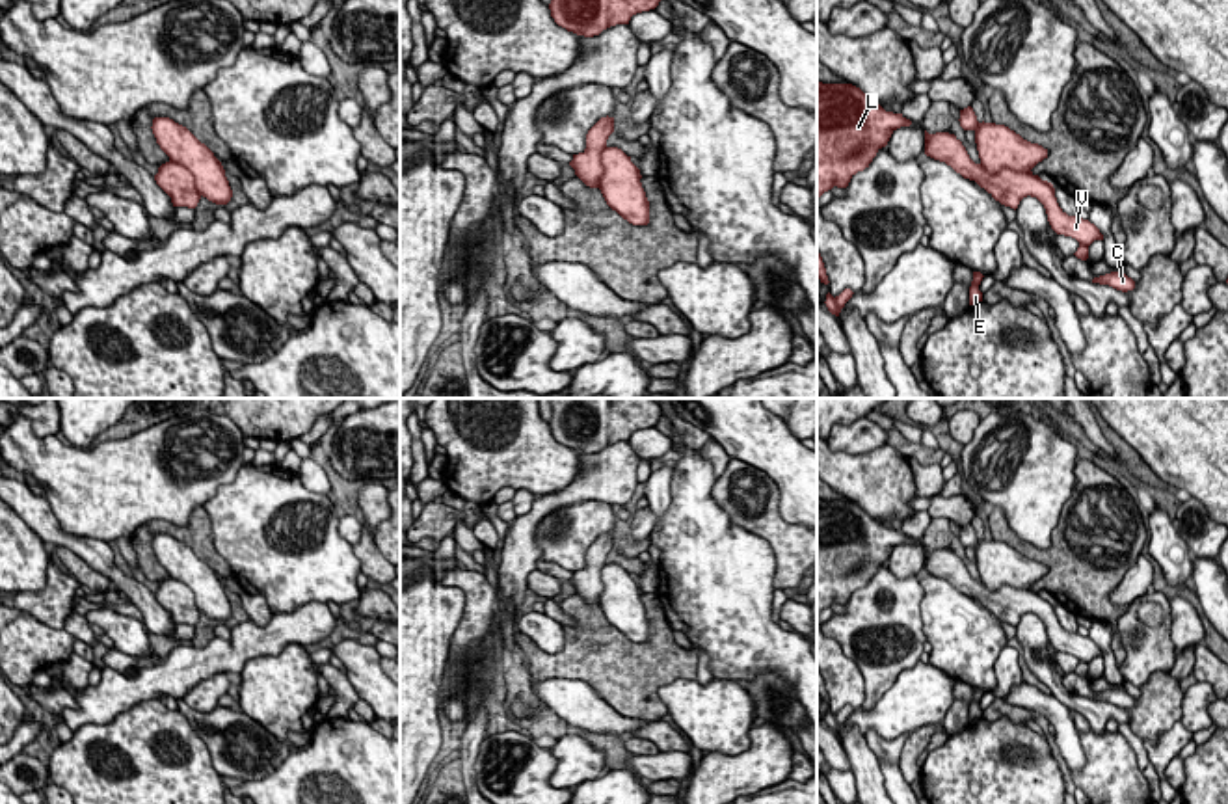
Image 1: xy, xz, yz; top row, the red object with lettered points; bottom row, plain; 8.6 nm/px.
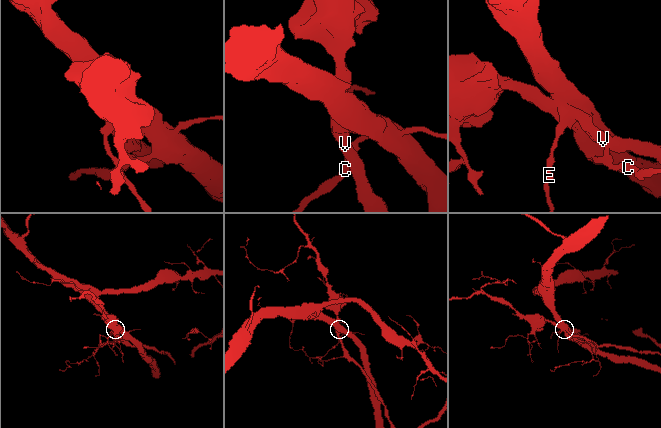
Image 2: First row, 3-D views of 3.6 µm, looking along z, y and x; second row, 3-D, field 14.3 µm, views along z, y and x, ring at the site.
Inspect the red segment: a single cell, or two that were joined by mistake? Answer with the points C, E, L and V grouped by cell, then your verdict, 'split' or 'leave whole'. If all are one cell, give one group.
C / E L V | split

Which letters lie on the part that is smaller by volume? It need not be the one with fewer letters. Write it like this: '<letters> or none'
E, L, V

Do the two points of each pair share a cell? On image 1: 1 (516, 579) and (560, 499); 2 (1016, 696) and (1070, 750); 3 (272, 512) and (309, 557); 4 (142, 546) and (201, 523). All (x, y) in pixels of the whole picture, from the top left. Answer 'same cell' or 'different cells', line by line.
1: same cell
2: same cell
3: same cell
4: same cell

